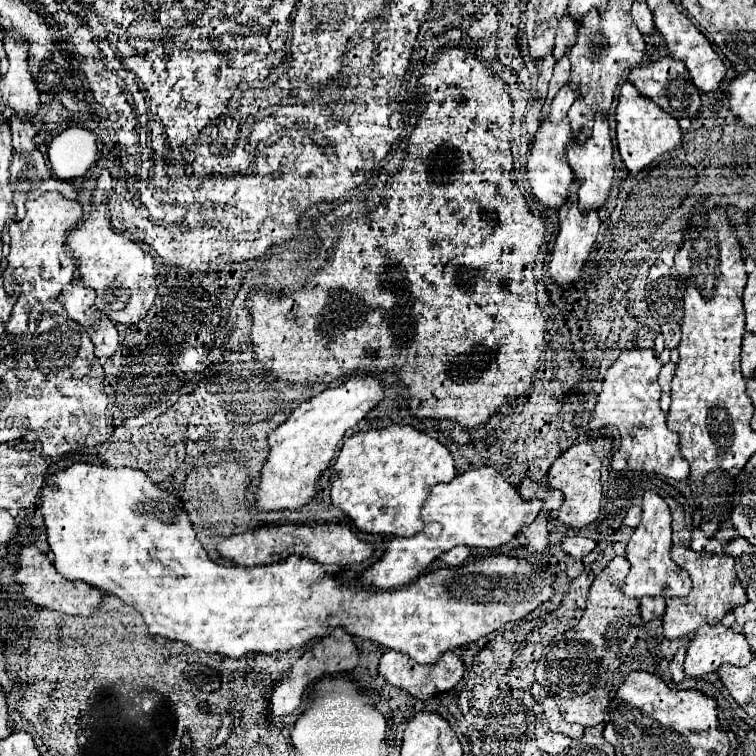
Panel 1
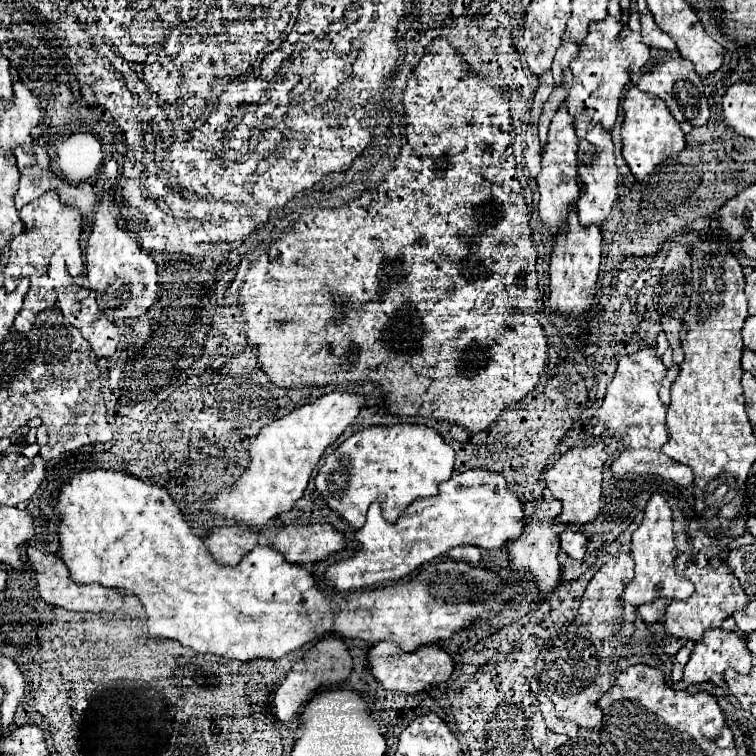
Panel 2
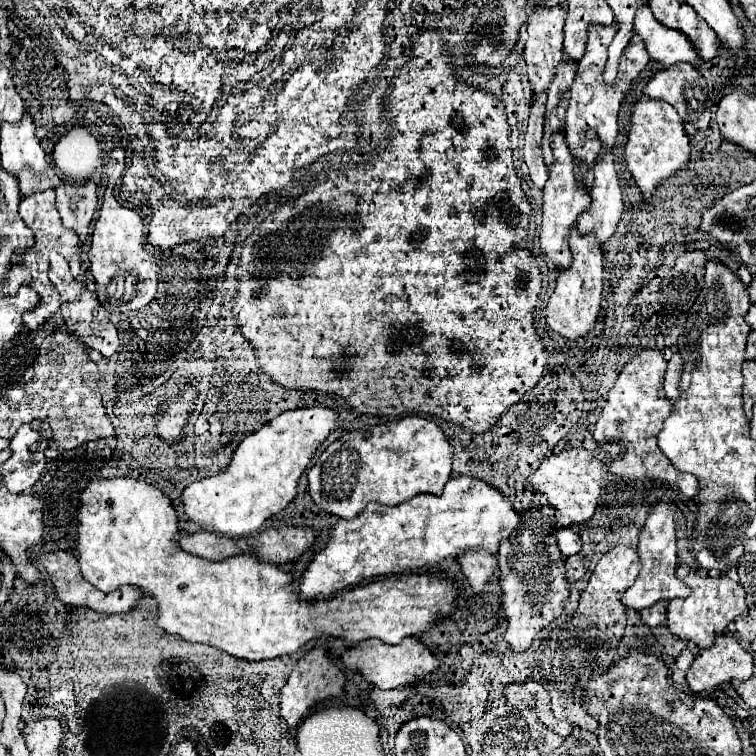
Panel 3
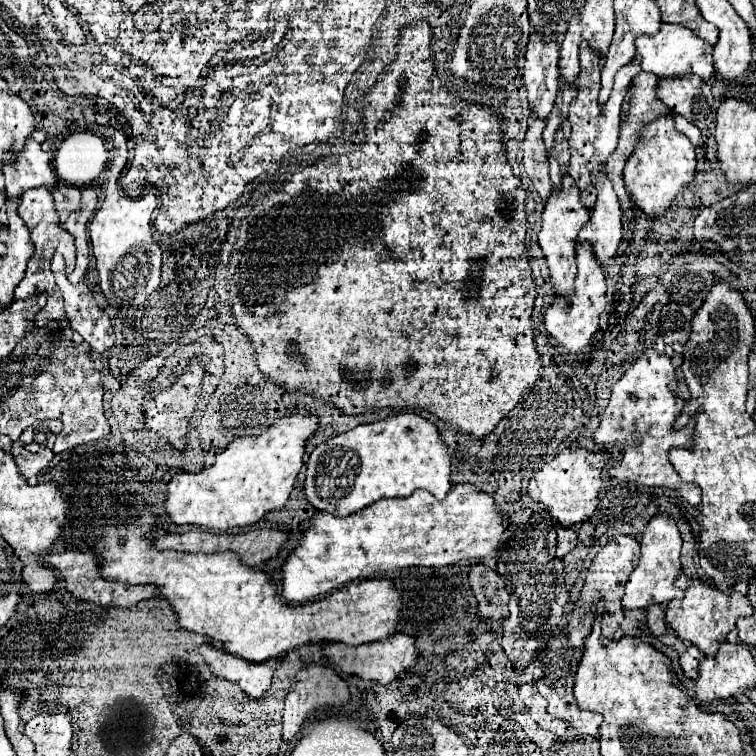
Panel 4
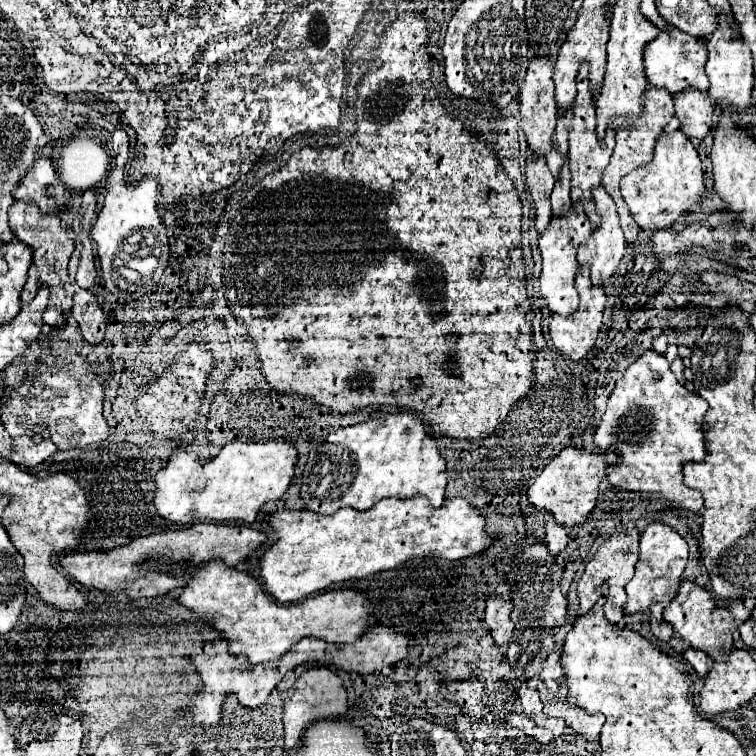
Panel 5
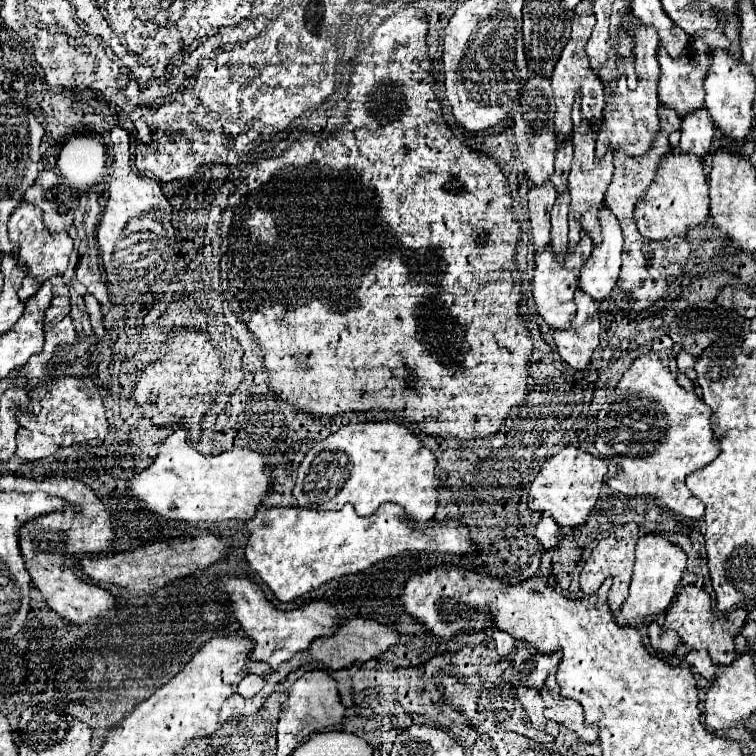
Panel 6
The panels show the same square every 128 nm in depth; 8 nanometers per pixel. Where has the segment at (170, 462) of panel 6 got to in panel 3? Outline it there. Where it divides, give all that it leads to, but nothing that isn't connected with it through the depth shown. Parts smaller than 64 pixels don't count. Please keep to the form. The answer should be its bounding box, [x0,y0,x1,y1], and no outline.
[182,404,338,538]

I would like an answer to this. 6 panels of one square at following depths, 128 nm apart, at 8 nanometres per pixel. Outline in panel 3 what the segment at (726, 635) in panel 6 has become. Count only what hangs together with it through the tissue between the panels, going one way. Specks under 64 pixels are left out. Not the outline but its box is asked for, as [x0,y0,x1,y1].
[668,576,748,648]

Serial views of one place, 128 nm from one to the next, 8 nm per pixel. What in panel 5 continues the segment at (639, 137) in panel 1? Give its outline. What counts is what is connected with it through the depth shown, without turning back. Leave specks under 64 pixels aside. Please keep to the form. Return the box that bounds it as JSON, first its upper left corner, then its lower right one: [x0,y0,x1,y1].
[620,130,704,230]

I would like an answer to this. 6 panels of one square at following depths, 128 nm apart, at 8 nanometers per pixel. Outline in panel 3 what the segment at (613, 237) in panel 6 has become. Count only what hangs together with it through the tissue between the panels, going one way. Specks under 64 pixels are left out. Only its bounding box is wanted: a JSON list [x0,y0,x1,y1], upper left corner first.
[576,152,624,242]

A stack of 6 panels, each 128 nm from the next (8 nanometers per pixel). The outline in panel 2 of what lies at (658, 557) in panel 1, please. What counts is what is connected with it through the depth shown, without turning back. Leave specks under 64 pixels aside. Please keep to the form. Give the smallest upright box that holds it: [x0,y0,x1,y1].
[622,494,694,606]

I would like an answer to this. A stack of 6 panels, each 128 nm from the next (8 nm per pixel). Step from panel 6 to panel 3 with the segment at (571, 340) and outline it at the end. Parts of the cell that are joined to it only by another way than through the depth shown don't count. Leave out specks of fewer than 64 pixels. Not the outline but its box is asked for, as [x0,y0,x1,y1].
[546,228,602,340]

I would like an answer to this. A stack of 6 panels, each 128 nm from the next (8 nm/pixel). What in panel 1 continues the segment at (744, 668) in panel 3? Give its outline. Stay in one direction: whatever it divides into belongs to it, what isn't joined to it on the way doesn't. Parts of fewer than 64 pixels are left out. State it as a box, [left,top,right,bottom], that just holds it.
[684,624,752,676]

